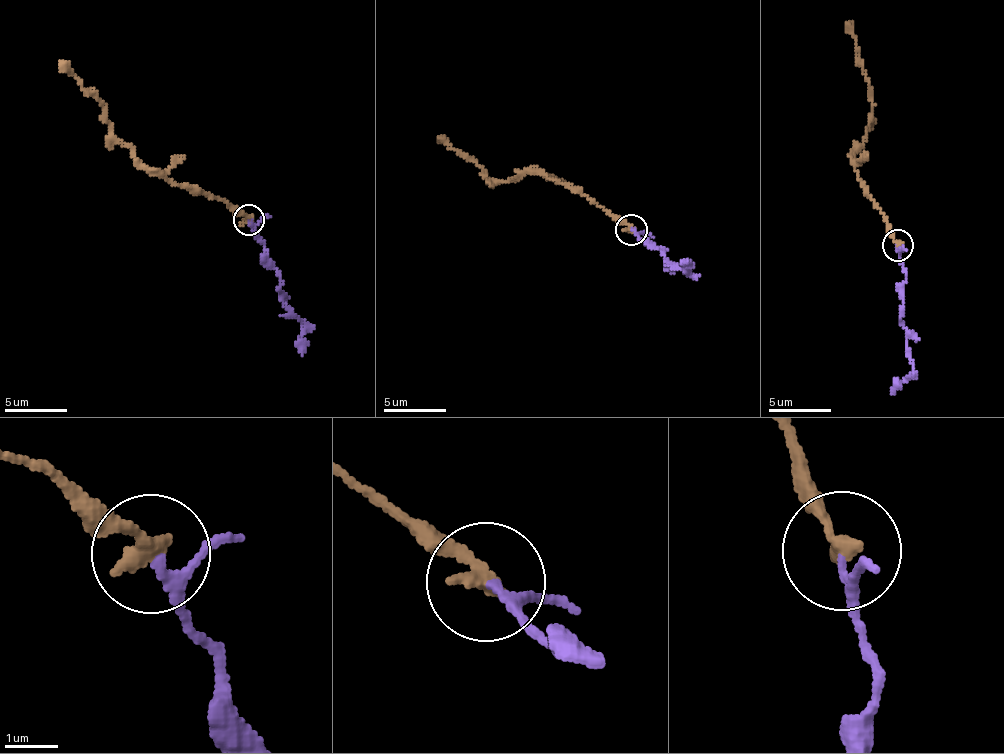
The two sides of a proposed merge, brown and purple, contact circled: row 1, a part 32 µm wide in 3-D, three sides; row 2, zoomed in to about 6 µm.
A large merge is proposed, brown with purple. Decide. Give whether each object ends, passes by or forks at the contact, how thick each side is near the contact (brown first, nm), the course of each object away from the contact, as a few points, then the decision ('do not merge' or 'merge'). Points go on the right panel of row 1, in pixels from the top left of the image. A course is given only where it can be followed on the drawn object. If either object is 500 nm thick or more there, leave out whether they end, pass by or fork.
brown ends; purple passes by; calibres 360 and 150 nm; course brown (896, 244), (858, 180), (854, 160), (872, 114), (869, 85), (849, 21); course purple (896, 244), (906, 275), (900, 313), (913, 367), (891, 394); merge

